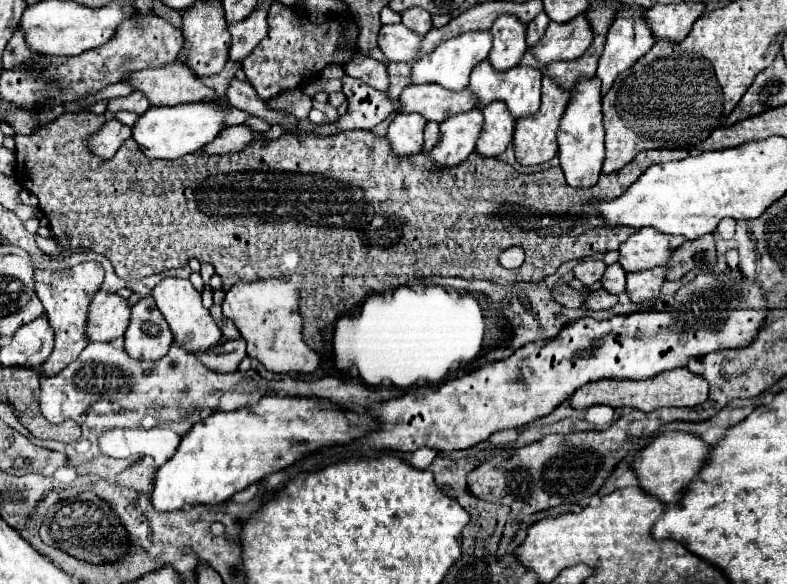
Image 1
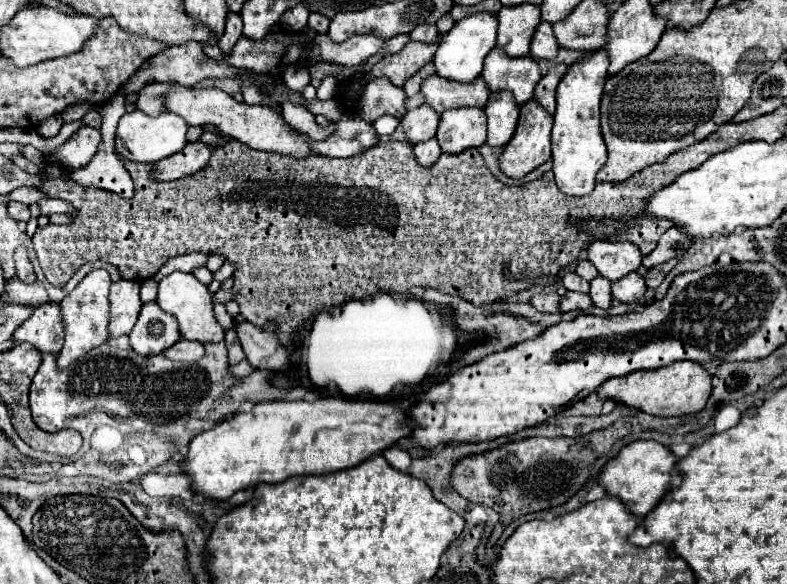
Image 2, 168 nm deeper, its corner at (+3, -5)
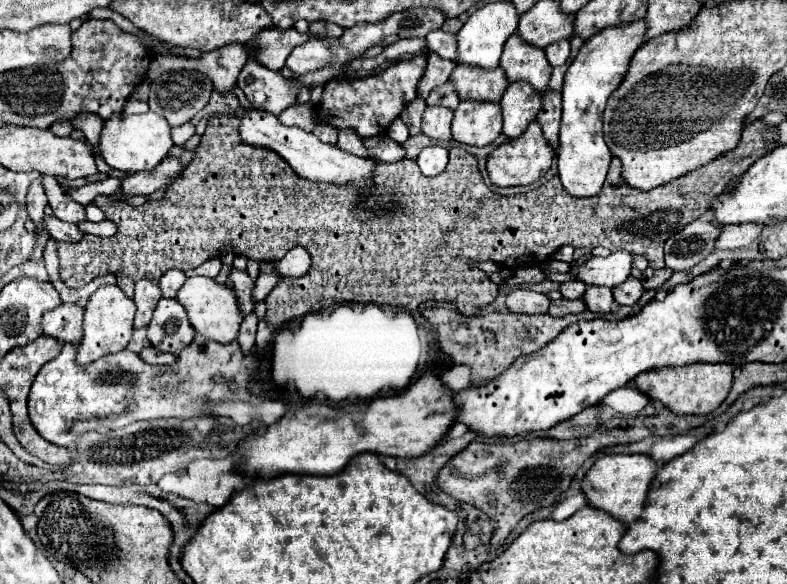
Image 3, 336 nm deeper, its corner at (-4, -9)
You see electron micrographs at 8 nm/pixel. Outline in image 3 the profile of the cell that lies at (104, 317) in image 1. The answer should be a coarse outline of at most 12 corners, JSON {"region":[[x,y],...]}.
{"region":[[158,280],[134,288],[134,328],[148,326],[160,300]]}

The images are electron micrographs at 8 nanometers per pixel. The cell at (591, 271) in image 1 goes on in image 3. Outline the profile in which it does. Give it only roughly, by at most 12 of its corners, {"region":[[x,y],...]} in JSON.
{"region":[[582,280],[560,284],[564,298],[576,300],[584,296],[586,284]]}

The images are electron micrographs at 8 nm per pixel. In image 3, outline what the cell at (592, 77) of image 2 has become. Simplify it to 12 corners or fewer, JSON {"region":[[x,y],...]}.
{"region":[[644,20],[584,42],[562,88],[558,176],[596,196],[612,154],[602,110]]}

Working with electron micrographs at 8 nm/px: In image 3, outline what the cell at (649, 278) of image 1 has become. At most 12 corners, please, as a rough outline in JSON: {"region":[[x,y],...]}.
{"region":[[634,276],[612,288],[614,300],[634,306],[644,288]]}

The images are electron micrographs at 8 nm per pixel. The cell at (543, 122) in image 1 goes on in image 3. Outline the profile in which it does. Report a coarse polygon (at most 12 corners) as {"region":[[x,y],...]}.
{"region":[[534,120],[488,156],[492,184],[528,186],[550,170],[554,148]]}

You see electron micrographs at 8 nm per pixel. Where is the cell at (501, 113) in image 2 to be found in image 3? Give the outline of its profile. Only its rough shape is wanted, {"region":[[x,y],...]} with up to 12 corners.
{"region":[[524,82],[510,84],[500,100],[504,130],[518,138],[542,106]]}

